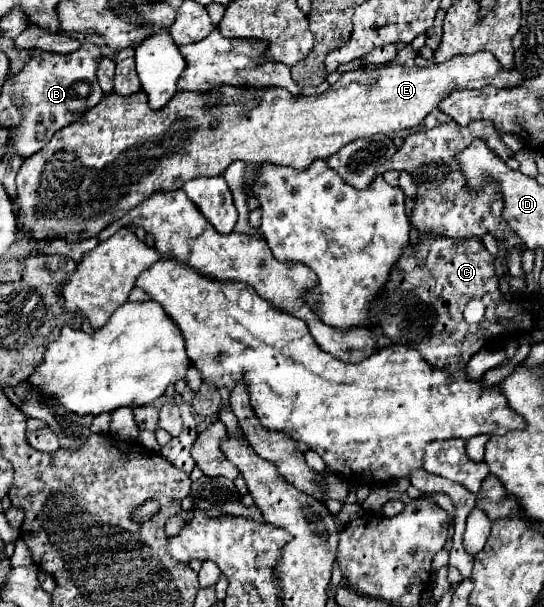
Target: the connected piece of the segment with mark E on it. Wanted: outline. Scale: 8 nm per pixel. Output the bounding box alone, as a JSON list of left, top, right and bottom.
[16,51,526,239]

